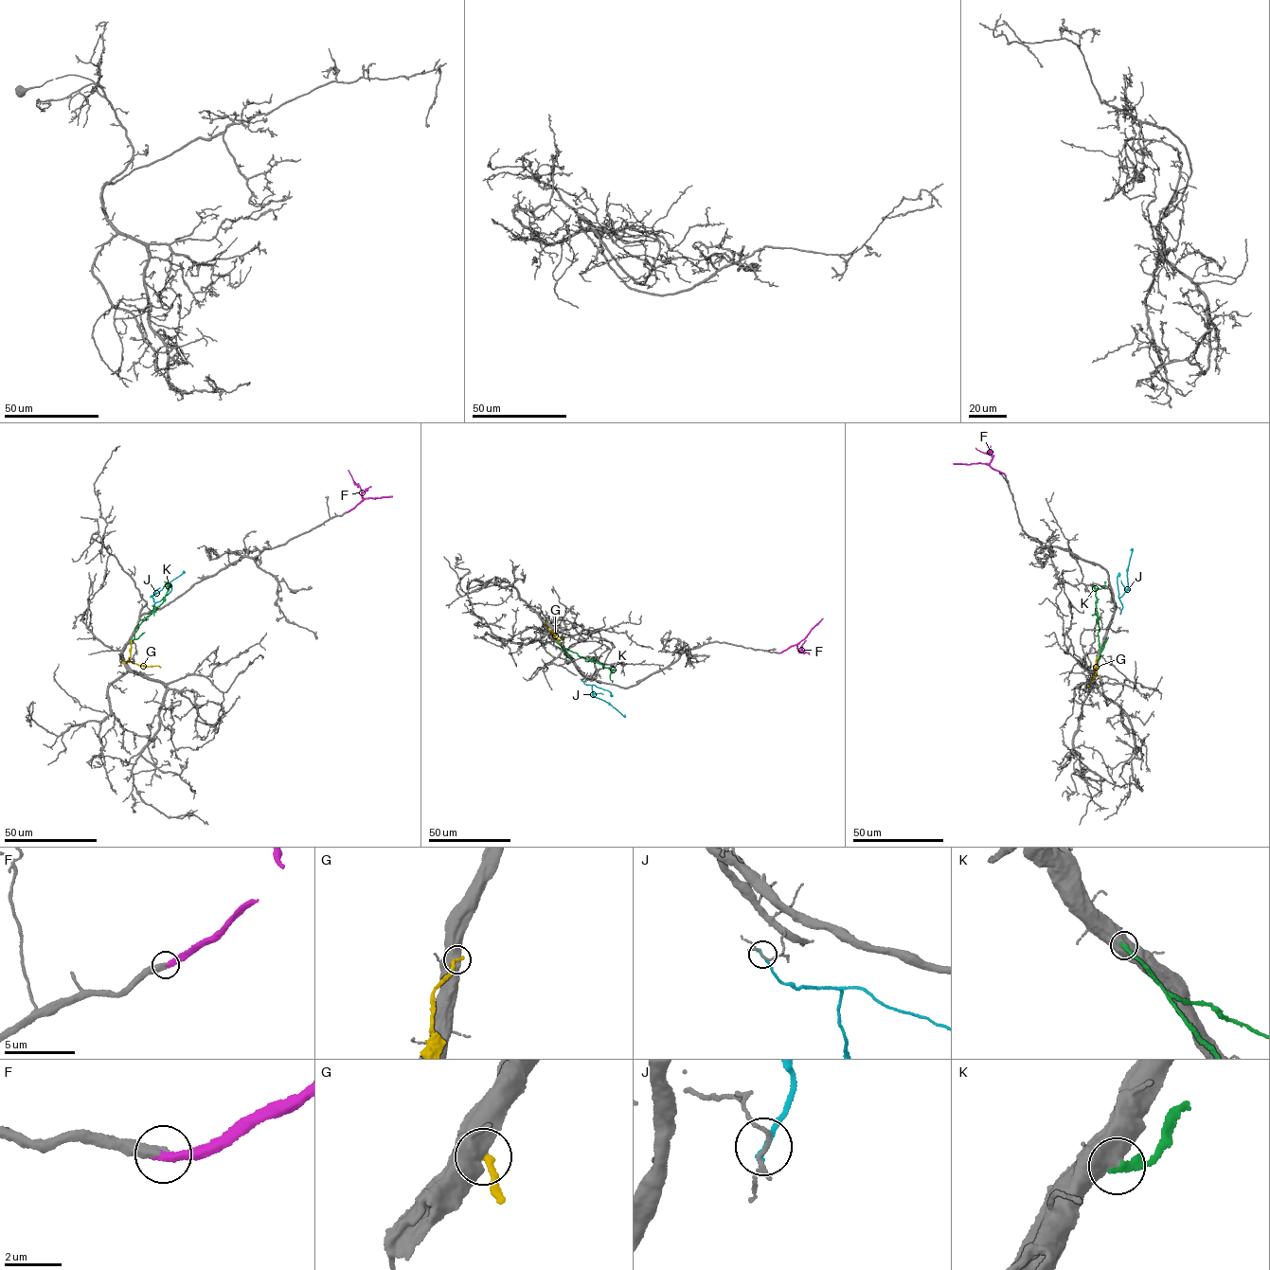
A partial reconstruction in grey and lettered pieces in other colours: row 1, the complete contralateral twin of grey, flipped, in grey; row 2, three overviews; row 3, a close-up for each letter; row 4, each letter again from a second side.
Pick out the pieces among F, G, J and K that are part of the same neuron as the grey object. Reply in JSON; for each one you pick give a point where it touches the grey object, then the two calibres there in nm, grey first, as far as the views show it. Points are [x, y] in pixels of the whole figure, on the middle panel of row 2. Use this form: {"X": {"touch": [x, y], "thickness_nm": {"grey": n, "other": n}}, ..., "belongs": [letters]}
{"F": {"touch": [778, 652], "thickness_nm": {"grey": 400, "other": 380}}, "belongs": ["F"]}

